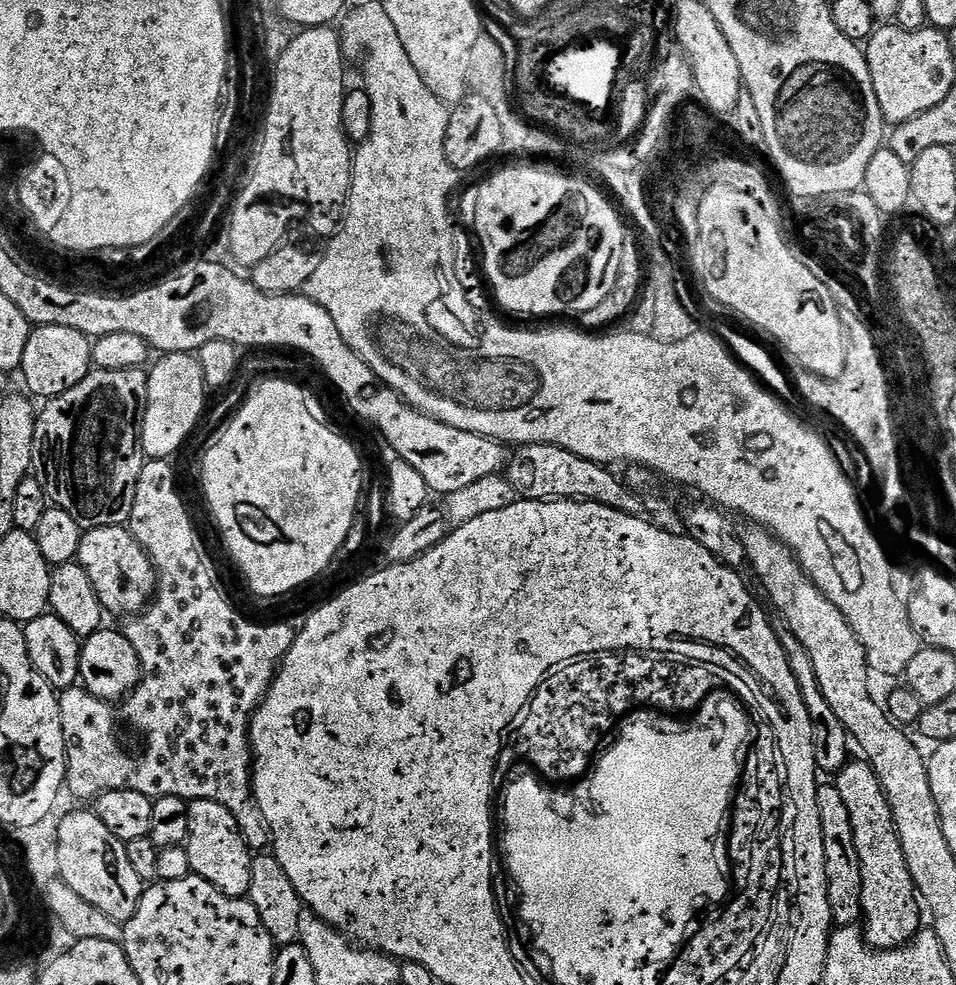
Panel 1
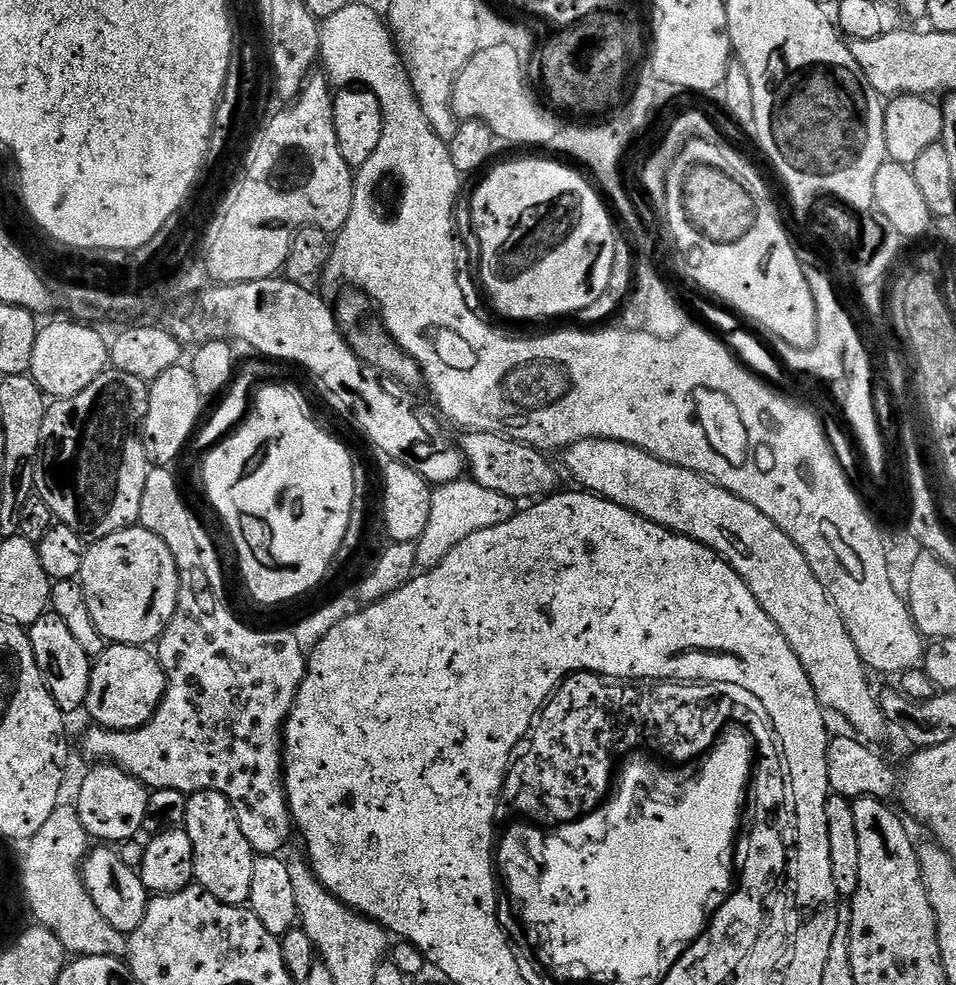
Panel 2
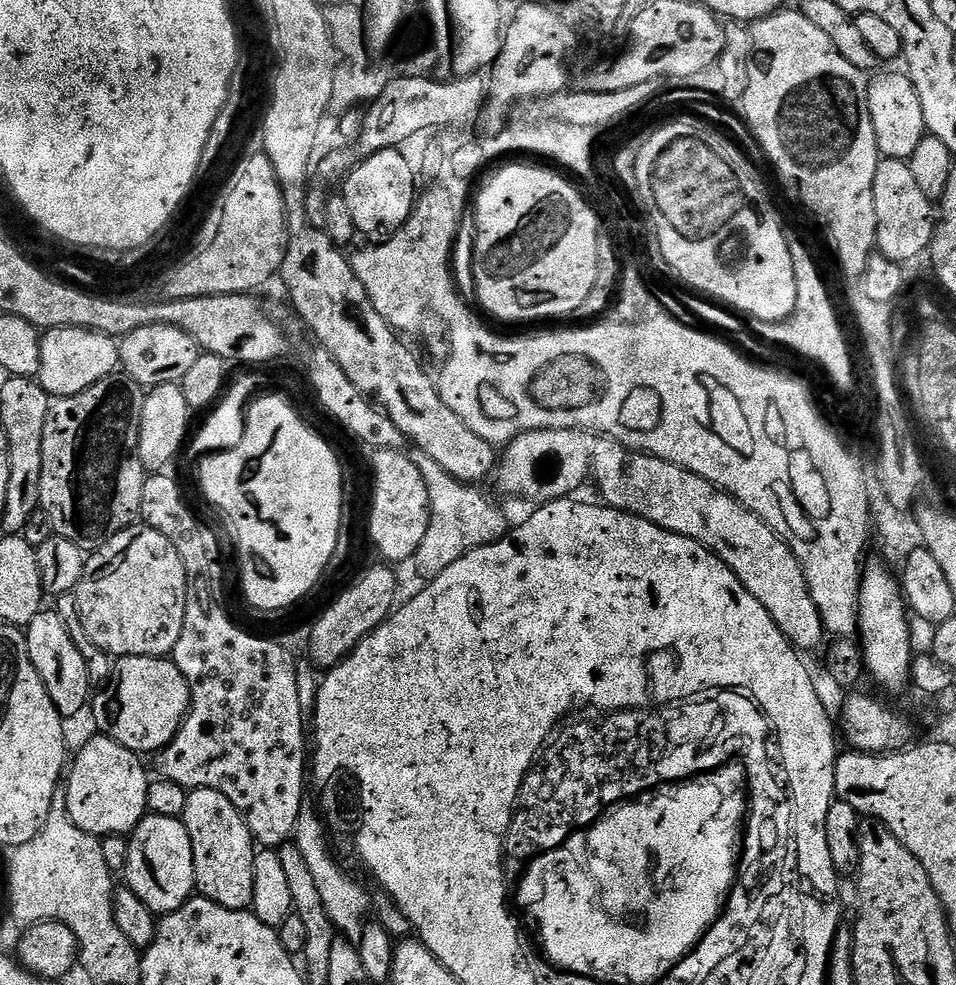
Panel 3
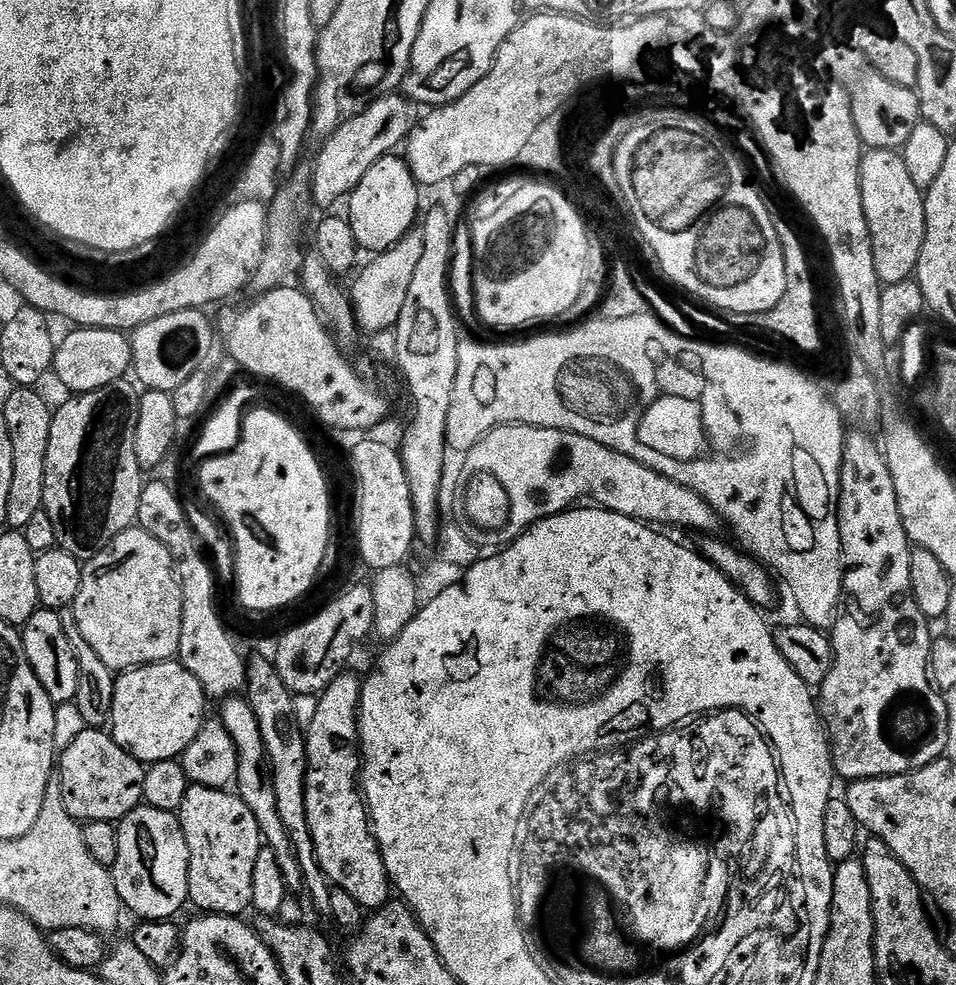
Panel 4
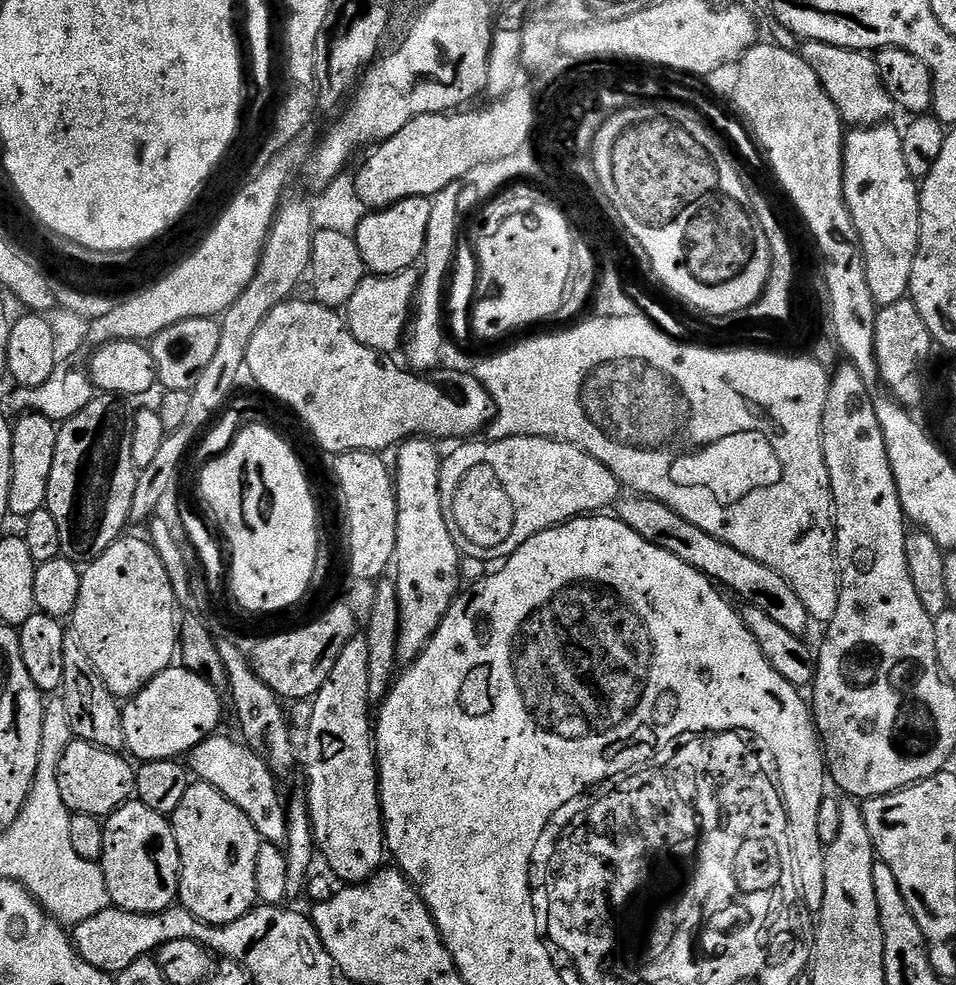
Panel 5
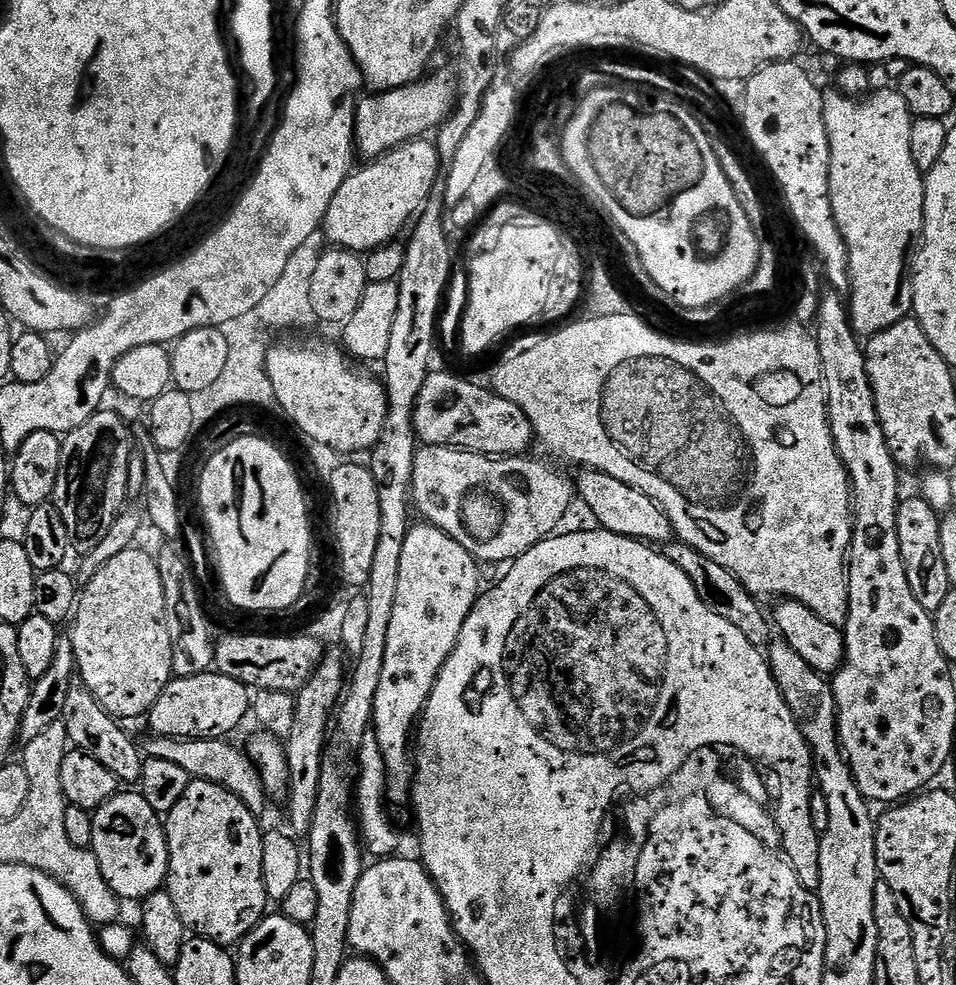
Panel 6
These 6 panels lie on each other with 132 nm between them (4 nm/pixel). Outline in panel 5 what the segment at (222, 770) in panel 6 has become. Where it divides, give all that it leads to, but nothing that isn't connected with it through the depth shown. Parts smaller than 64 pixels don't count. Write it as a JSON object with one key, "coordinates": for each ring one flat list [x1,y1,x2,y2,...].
{"coordinates":[[213,734,193,748,190,753,190,772,199,783,214,786,254,826,254,830,260,835,265,844,287,845,288,842,288,809,285,797,280,797,278,779,272,772,266,761,244,742,239,739,231,740,228,736]]}

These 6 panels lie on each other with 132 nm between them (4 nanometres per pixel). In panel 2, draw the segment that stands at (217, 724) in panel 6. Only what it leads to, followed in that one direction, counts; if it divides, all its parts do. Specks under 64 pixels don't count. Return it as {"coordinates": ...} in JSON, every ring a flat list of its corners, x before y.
{"coordinates":[[108,644,104,653,95,657,90,678,90,694,87,710,93,725,106,728,109,732,129,732,141,728,158,710,162,698,168,689,168,679,162,670,160,661,147,647,139,644]]}

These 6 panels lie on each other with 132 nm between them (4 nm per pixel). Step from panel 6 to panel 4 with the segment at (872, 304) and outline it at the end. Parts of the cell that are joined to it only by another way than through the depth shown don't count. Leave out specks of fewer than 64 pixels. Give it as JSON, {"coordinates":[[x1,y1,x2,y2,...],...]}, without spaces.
{"coordinates":[[873,148,865,151,864,160,860,163,860,185,862,186,862,210,866,210,866,222,870,226,870,238,874,250,874,270,878,270,881,285,913,279,918,266,918,258,922,254,922,242,926,238,926,210,924,209,924,192,918,186,914,186,913,180,910,179,910,173,906,170,903,155,899,151,890,148]]}

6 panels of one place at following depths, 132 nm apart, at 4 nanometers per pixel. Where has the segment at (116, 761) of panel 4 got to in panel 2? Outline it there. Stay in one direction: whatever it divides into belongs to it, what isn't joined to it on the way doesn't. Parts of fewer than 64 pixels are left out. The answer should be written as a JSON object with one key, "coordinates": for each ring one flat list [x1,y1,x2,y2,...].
{"coordinates":[[100,762,89,767,82,794,74,797,74,803,78,818,82,818,82,826,93,841,123,842,137,839,141,835,149,795,149,789,131,774,123,772,111,762]]}

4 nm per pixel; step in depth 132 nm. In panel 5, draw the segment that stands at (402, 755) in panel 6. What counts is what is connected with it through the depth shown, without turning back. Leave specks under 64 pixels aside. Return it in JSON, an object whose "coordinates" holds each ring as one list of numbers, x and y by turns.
{"coordinates":[[413,438,399,445,395,453,398,538,394,581,400,607,400,633,397,640,397,661,400,662,411,662,420,655,462,588,462,554,456,549,454,538,450,538,450,530,446,526,440,497,442,452,435,446,431,439]]}

